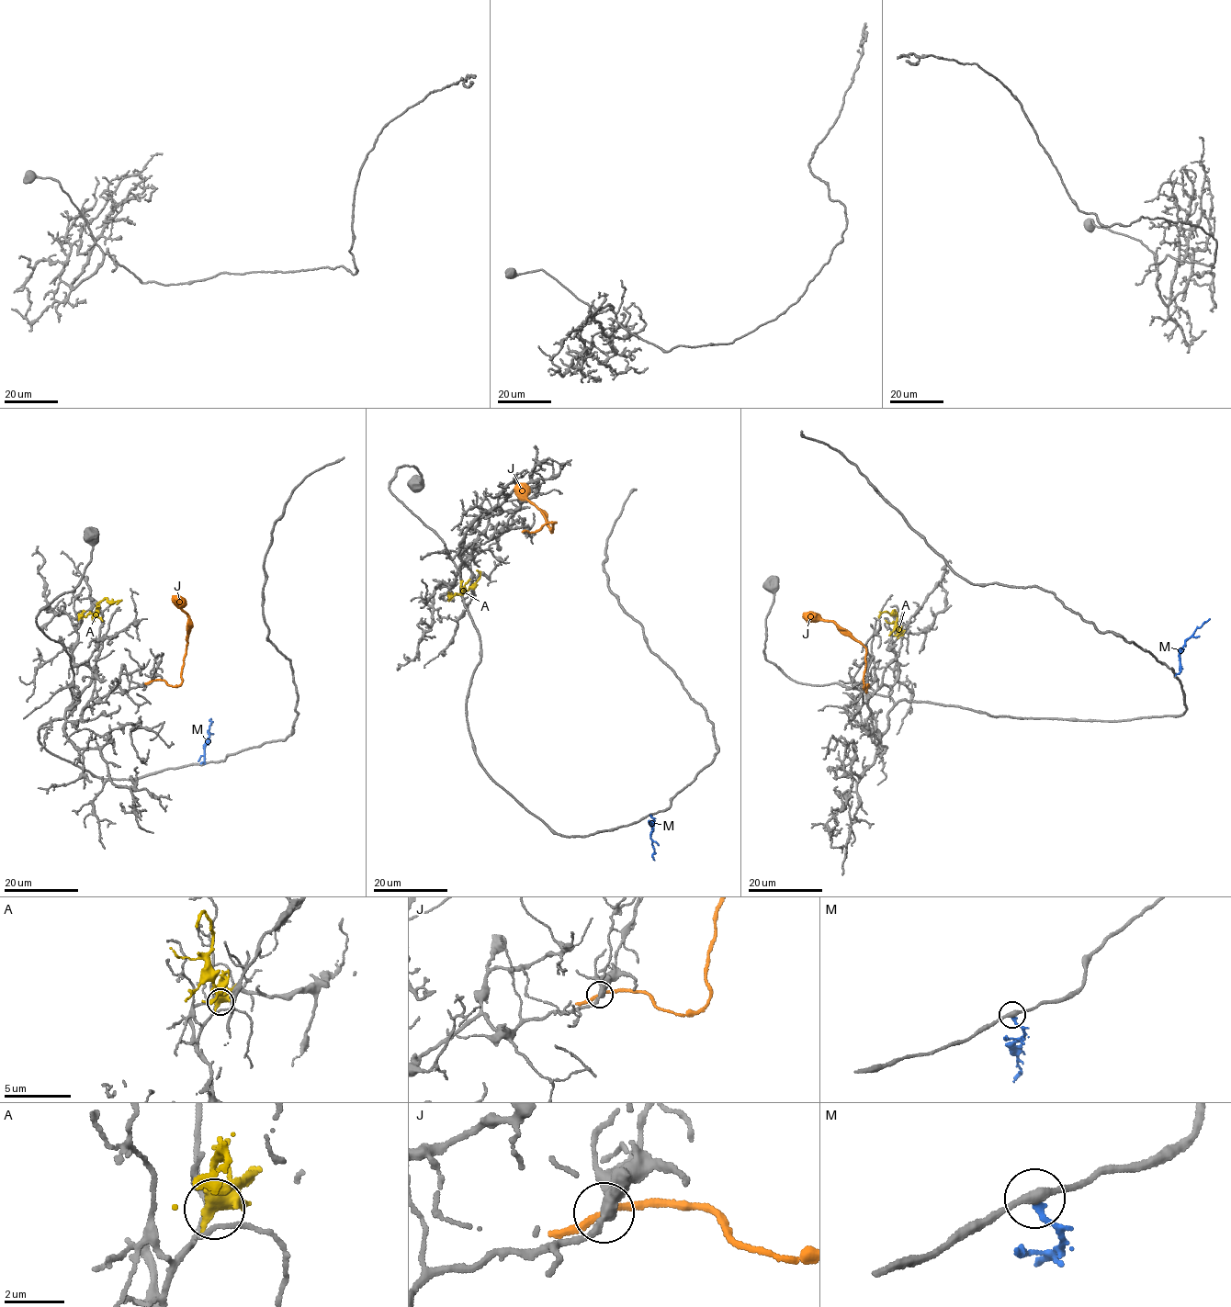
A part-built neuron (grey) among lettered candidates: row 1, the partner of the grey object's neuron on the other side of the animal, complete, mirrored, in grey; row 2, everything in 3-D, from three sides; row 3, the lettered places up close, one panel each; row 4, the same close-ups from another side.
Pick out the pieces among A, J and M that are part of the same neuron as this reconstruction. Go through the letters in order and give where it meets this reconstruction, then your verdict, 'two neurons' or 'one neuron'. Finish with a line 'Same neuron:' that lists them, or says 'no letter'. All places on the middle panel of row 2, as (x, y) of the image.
A: (448, 594) | two neurons
J: (527, 531) | two neurons
M: (650, 815) | two neurons
Same neuron: no letter

